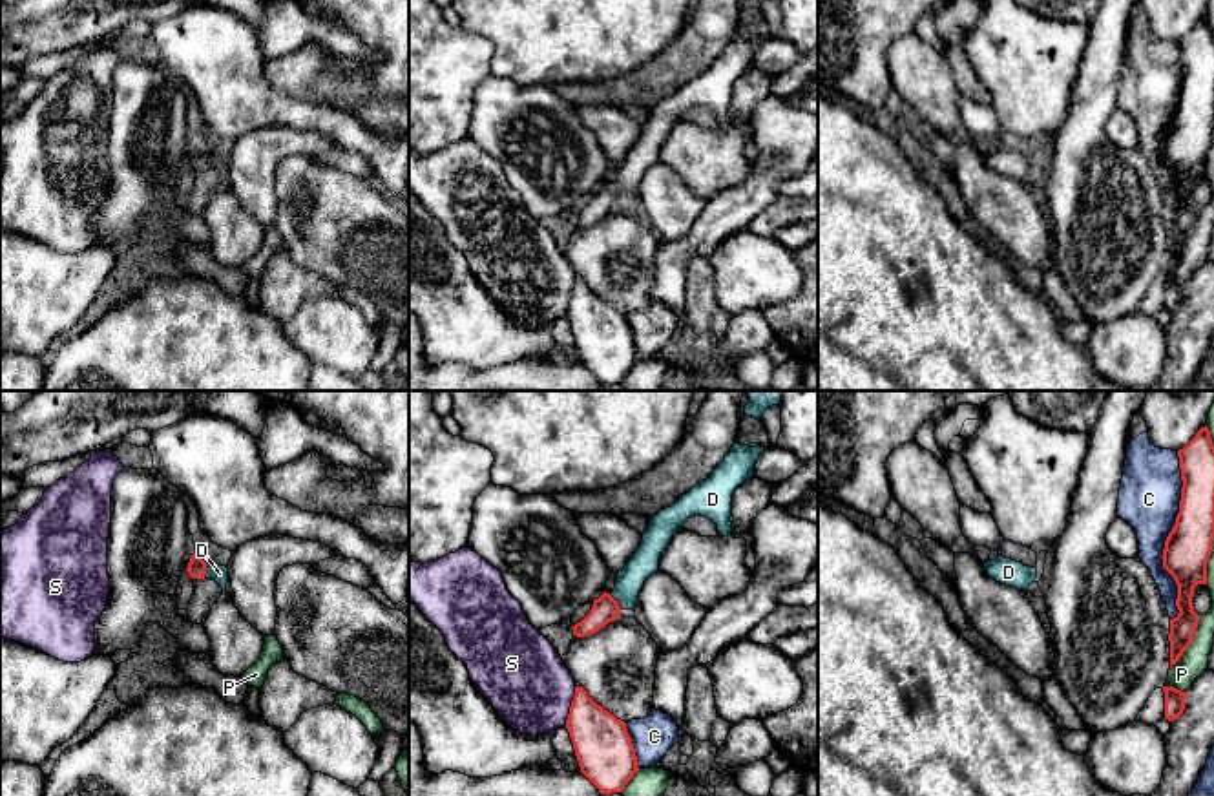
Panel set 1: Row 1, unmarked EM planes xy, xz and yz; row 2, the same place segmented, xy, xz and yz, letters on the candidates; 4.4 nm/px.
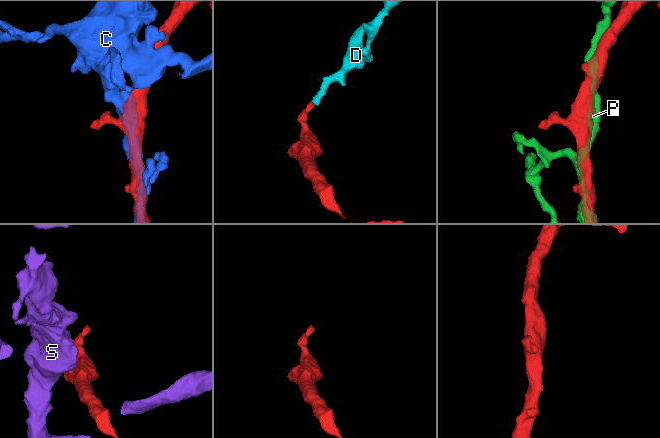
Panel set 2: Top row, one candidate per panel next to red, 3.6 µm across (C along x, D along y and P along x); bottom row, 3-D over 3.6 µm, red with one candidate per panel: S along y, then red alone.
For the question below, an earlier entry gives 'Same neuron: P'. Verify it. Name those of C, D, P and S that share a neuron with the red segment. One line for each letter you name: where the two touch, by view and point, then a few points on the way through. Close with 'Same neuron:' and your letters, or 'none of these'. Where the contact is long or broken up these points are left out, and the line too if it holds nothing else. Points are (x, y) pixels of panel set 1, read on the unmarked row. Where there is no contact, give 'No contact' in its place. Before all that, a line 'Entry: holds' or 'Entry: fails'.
Entry: fails
D: Touches red at xz (616, 192). Path across: xz (605, 199), (616, 192), (645, 152)
Same neuron: D

